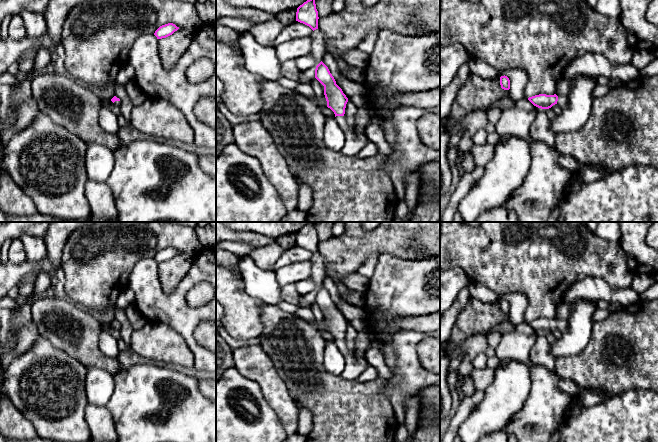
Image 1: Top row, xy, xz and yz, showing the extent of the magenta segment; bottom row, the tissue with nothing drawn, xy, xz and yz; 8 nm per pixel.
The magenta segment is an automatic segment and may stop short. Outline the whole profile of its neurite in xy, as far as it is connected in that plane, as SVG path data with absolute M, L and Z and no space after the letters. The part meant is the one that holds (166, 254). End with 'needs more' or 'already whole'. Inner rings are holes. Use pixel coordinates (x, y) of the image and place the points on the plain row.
M168 247L165 249L160 250L154 257L154 259L157 261L157 263L166 262L170 259L172 259L175 255L177 255L179 251L177 251L173 247Z; already whole

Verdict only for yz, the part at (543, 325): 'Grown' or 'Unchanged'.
Grown

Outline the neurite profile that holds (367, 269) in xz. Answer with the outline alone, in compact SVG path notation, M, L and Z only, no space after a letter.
M380 254L371 255L365 261L365 263L360 266L357 272L370 279L375 272L375 268L376 268L376 264L378 262L379 256Z

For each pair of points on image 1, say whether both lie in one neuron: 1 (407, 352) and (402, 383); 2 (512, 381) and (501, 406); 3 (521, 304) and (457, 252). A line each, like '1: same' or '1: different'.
1: same
2: same
3: different

